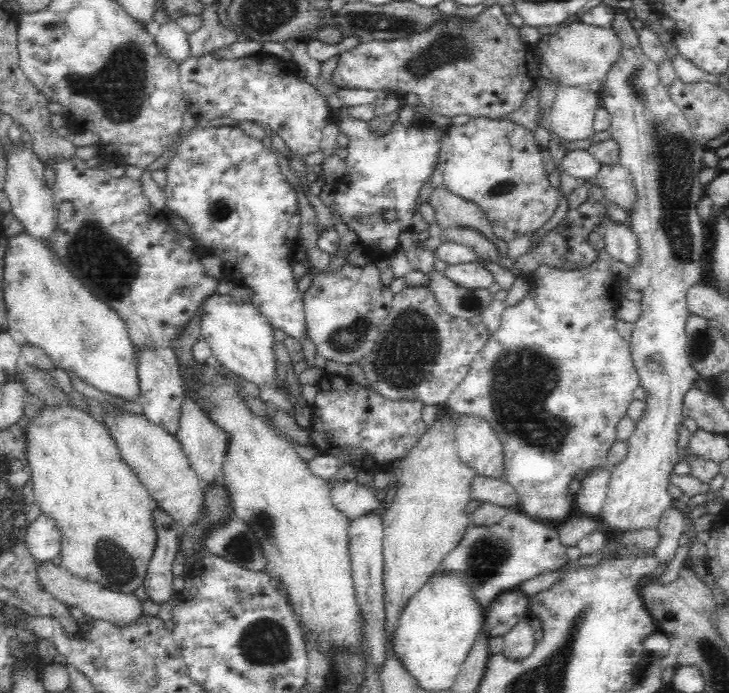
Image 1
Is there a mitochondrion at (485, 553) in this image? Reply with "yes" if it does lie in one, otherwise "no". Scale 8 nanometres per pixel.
yes

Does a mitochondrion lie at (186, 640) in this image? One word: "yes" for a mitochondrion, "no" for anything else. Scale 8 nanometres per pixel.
no

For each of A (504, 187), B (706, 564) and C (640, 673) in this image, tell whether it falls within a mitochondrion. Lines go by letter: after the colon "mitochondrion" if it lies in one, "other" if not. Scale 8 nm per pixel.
A: mitochondrion
B: other
C: other

